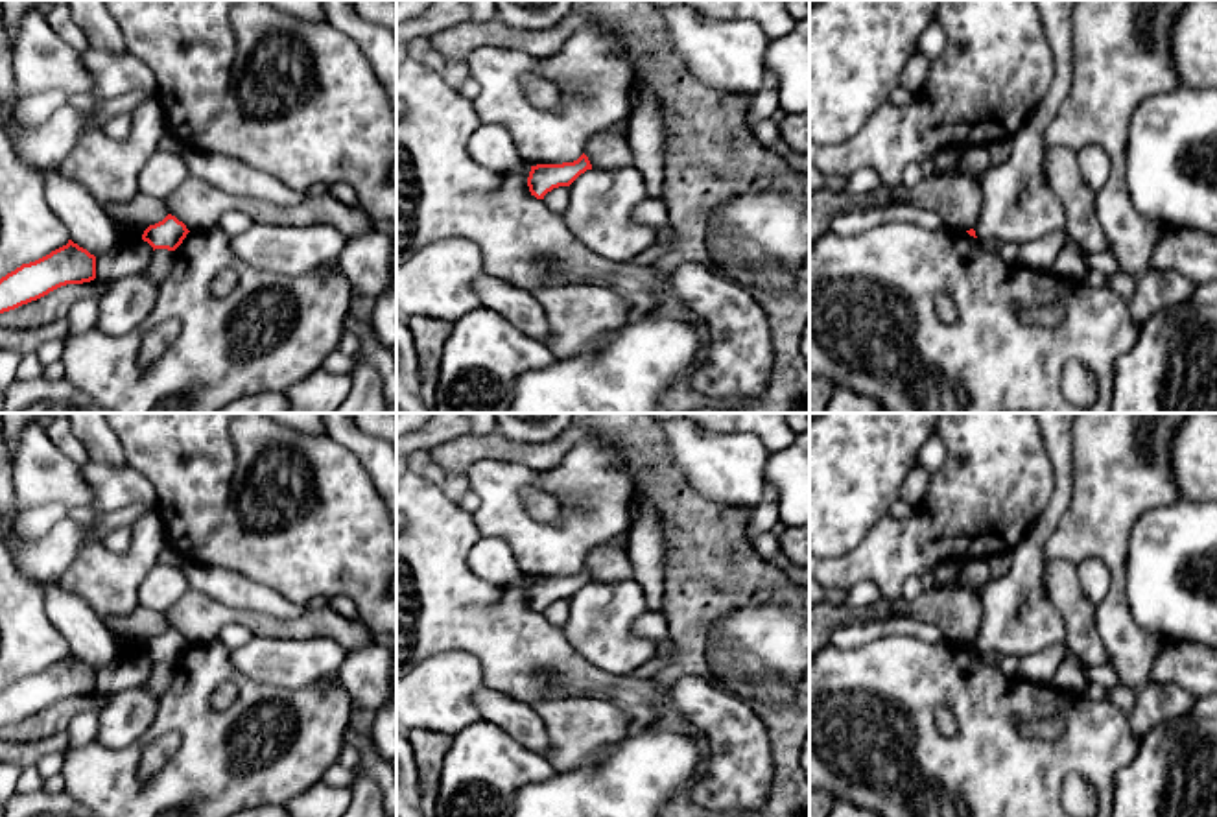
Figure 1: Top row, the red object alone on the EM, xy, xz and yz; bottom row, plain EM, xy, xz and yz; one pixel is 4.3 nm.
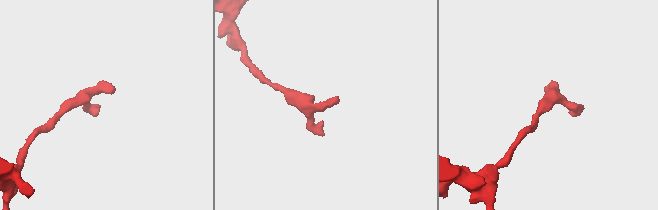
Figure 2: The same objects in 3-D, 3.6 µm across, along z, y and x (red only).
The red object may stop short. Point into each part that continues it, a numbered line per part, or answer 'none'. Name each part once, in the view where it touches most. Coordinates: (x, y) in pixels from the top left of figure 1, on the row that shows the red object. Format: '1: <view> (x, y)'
none

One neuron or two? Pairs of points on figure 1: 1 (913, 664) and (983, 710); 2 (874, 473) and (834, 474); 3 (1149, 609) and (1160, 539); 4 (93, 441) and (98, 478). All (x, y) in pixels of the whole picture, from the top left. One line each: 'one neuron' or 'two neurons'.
1: one neuron
2: one neuron
3: one neuron
4: two neurons

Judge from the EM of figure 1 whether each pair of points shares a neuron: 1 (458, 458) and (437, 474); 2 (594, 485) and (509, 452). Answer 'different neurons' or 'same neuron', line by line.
1: different neurons
2: different neurons

